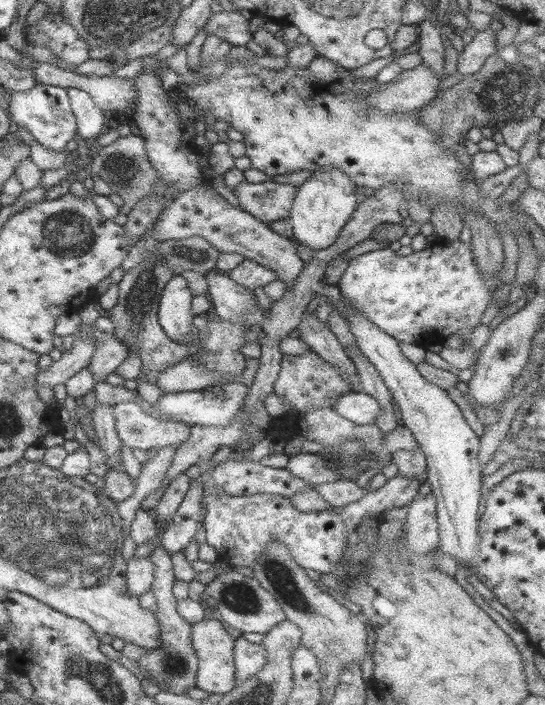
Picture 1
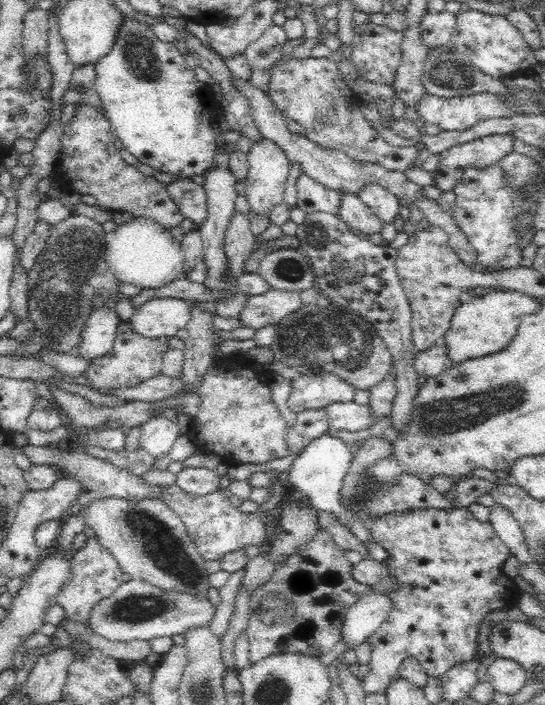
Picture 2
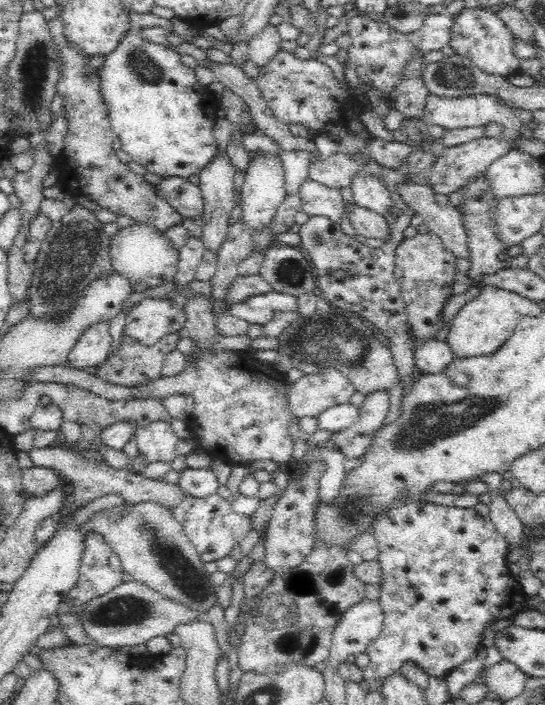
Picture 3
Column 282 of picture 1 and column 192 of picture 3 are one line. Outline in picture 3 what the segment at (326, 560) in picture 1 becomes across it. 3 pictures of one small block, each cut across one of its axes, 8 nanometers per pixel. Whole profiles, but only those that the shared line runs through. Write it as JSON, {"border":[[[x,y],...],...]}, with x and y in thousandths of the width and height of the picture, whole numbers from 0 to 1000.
{"border":[[[400,699],[374,706],[339,702],[334,712],[327,712],[314,726],[327,745],[334,745],[341,762],[360,777],[371,799],[394,797],[418,789],[429,777],[440,774],[455,755],[475,752],[479,748],[473,733],[459,735],[429,728],[422,711]]]}

